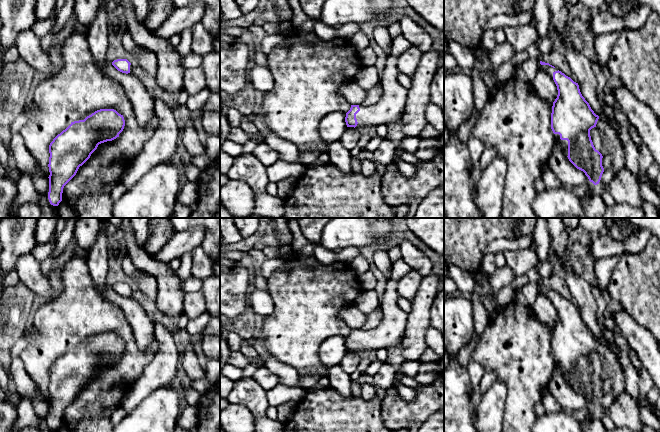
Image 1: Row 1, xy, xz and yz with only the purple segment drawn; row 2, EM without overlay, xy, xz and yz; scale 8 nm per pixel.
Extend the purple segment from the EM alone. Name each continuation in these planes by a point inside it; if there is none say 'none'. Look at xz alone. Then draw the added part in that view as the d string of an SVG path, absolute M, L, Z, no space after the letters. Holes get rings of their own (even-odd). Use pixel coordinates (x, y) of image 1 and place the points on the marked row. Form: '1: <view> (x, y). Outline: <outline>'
1: xz (389, 109). Outline: M389 55L384 64L380 80L382 97L372 106L359 105L356 119L360 126L400 123L404 113L408 90L398 81L397 57Z

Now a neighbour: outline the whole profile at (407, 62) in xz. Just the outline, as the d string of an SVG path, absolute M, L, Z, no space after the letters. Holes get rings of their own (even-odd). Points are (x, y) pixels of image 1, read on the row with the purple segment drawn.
M411 46L397 57L397 70L409 77L415 73L423 52L416 46Z

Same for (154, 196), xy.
M180 164L154 166L113 206L115 218L169 218L181 190Z

